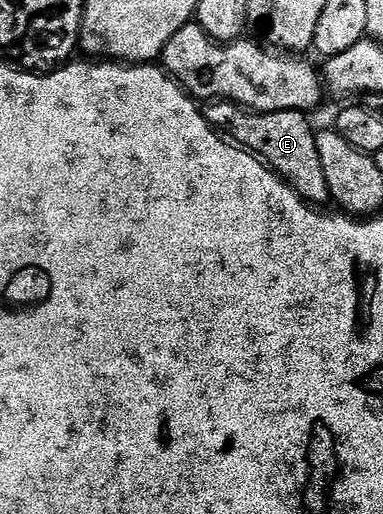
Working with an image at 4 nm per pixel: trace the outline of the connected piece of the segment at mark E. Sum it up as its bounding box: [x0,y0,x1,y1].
[203,100,331,206]

